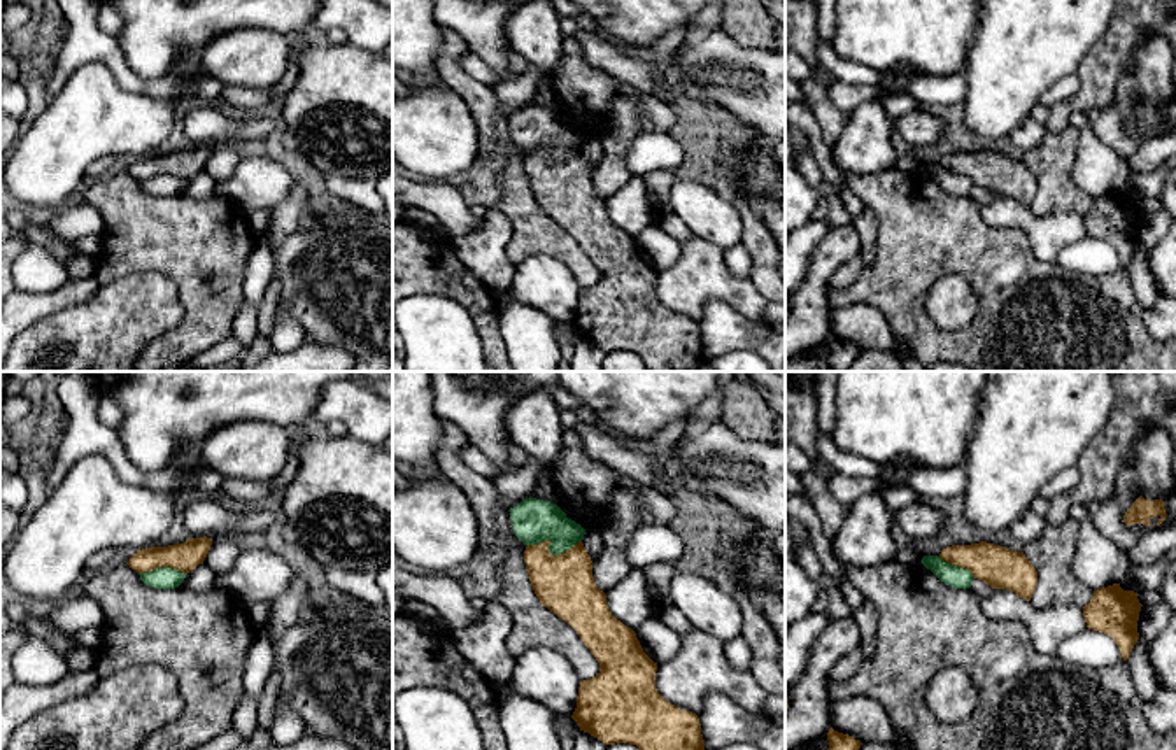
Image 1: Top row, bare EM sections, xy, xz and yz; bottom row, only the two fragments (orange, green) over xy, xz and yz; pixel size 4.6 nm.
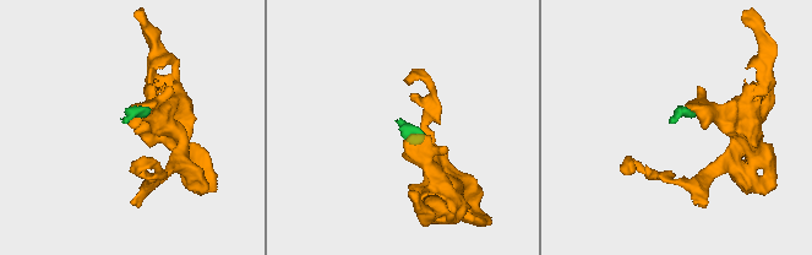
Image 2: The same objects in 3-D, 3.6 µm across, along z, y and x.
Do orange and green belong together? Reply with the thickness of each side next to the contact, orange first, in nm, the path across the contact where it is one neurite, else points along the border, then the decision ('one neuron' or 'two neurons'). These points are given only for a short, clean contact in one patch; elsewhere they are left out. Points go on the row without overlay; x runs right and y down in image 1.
260/200 nm | along xz (580, 148), (558, 162), (549, 158), (547, 148), (526, 155) | two neurons

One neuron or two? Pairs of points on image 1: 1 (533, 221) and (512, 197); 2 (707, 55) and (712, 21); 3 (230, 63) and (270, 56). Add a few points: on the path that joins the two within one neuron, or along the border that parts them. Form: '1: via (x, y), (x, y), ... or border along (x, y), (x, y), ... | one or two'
1: via (528, 216), (516, 202) | one
2: border along (719, 28), (693, 34) | two
3: via (240, 58), (260, 58) | one

